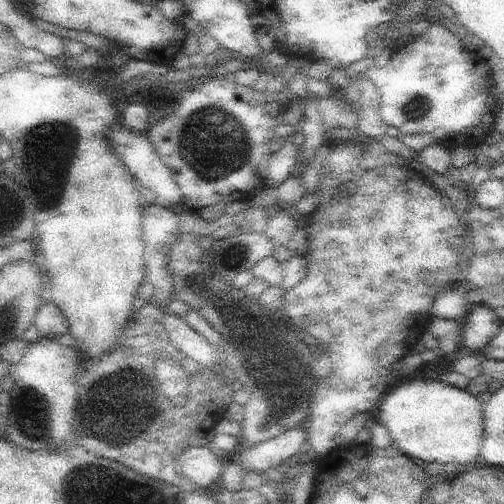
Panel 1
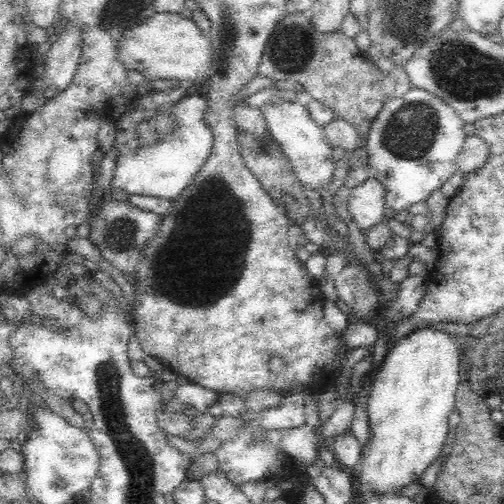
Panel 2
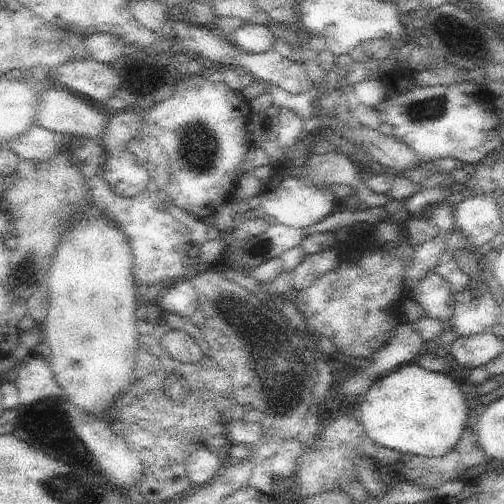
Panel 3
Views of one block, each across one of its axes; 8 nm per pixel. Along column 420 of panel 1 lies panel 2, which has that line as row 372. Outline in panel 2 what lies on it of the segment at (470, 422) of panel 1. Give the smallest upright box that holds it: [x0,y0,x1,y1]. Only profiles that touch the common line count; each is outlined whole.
[330,328,462,496]

